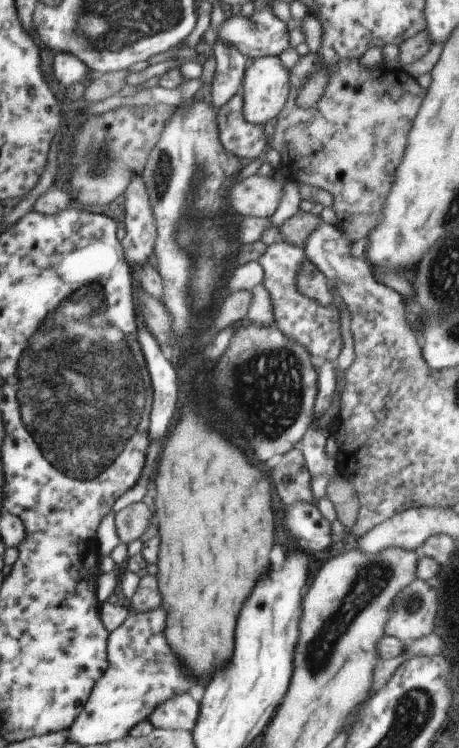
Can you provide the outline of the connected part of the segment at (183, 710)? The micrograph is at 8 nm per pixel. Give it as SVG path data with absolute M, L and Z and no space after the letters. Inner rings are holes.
M177 696L173 702L167 702L149 718L155 728L181 728L185 732L191 732L197 724L197 702L189 696Z

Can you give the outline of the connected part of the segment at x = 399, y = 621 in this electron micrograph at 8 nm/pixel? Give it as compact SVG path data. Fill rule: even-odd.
M417 578L395 598L385 634L399 638L403 644L417 642L421 636L429 636L429 632L433 630L435 612L435 590L431 590L421 578Z

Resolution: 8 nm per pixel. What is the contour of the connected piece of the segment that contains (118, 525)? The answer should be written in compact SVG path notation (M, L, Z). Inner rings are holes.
M143 502L129 504L121 512L117 512L115 514L115 530L119 536L121 548L139 540L139 536L149 526L149 520L151 520L151 512L147 510L147 506Z

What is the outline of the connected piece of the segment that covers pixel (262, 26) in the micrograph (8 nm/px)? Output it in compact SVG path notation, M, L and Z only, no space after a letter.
M271 6L261 12L253 12L251 18L227 16L219 28L217 42L233 44L237 52L247 56L247 60L281 56L291 48L287 26L279 20L277 8L273 12Z

